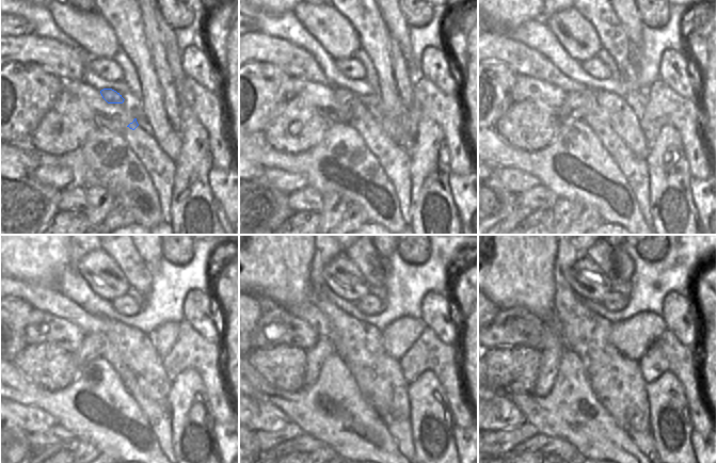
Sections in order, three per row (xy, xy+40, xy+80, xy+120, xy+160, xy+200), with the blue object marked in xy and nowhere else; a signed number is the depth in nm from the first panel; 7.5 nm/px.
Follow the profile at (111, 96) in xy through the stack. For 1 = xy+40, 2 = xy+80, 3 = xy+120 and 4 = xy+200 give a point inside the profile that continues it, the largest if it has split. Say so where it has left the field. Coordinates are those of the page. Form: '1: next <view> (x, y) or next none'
1: next xy+40 (363, 115)
2: next xy+80 (579, 106)
3: next xy+120 (93, 345)
4: next xy+200 (553, 347)

